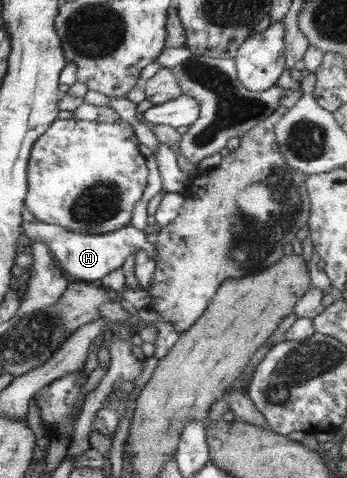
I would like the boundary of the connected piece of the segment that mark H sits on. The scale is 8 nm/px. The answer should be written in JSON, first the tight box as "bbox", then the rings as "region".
{"bbox":[24,220,155,282],"region":[[[24,220],[24,235],[30,241],[41,241],[46,244],[56,264],[73,281],[82,280],[85,282],[102,279],[115,269],[122,268],[124,261],[134,251],[144,250],[151,258],[155,259],[154,243],[148,242],[149,232],[138,230],[135,226],[128,225],[117,229],[115,232],[99,234],[74,233],[72,230],[64,229],[59,225],[50,225],[42,222],[30,222]]]}

